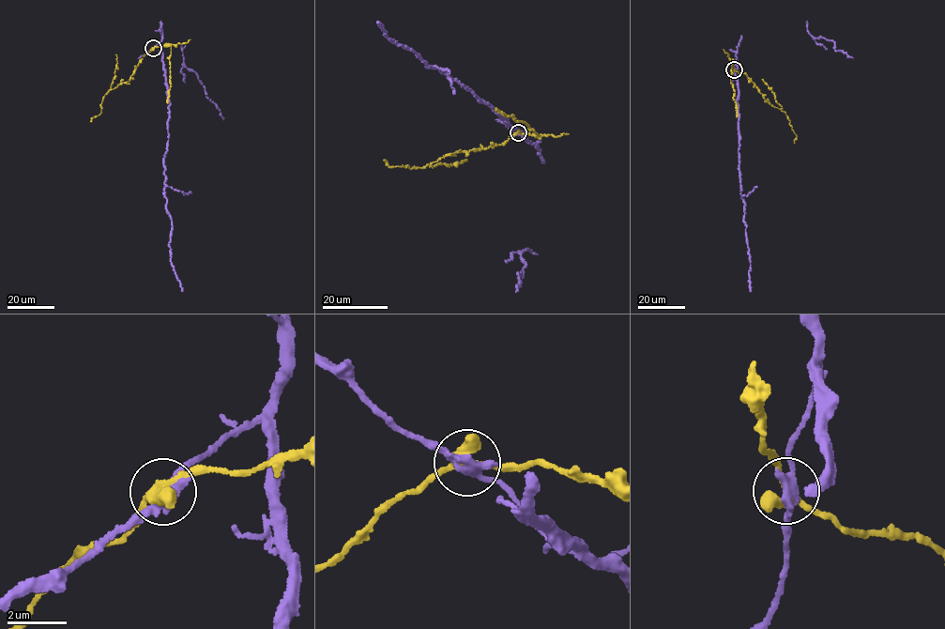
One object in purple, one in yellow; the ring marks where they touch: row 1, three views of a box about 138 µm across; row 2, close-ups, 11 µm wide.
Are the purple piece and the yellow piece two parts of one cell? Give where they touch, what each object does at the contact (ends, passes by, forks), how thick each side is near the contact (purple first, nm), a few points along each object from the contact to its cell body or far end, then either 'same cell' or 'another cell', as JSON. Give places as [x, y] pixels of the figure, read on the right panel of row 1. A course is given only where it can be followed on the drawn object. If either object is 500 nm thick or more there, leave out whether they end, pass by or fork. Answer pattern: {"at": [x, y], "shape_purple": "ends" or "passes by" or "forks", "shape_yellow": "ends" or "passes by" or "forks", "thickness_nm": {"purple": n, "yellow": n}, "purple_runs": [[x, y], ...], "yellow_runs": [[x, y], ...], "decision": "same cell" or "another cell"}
{"at": [734, 69], "shape_purple": "passes by", "shape_yellow": "passes by", "thickness_nm": {"purple": 360, "yellow": 360}, "purple_runs": [[734, 69], [737, 60], [739, 170], [744, 204], [750, 291]], "yellow_runs": [[734, 69], [747, 76], [766, 99], [784, 113], [797, 135], [794, 143]], "decision": "another cell"}

